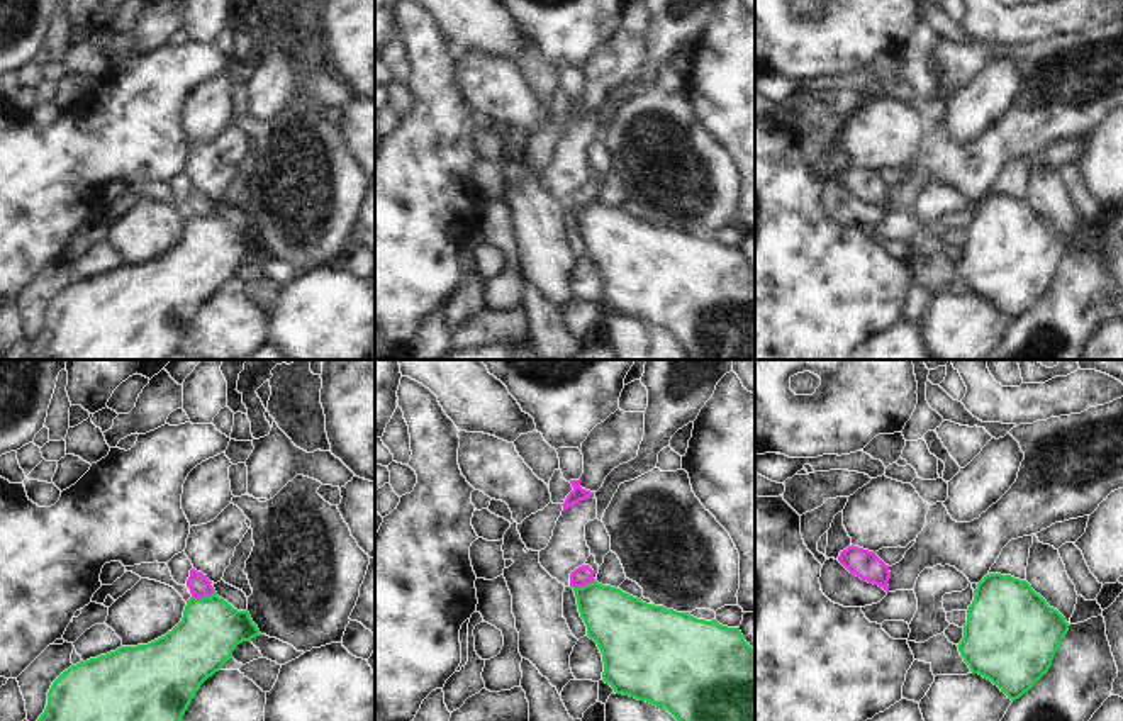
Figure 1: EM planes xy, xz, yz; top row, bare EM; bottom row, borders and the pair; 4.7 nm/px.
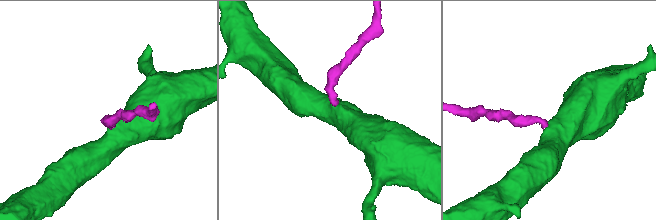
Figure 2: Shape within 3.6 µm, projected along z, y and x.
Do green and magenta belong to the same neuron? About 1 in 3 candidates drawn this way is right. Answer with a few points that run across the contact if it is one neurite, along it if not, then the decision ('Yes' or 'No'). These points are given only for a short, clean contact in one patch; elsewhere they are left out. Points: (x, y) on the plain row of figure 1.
Line: xy (214, 209), (211, 214), (192, 217). No.

